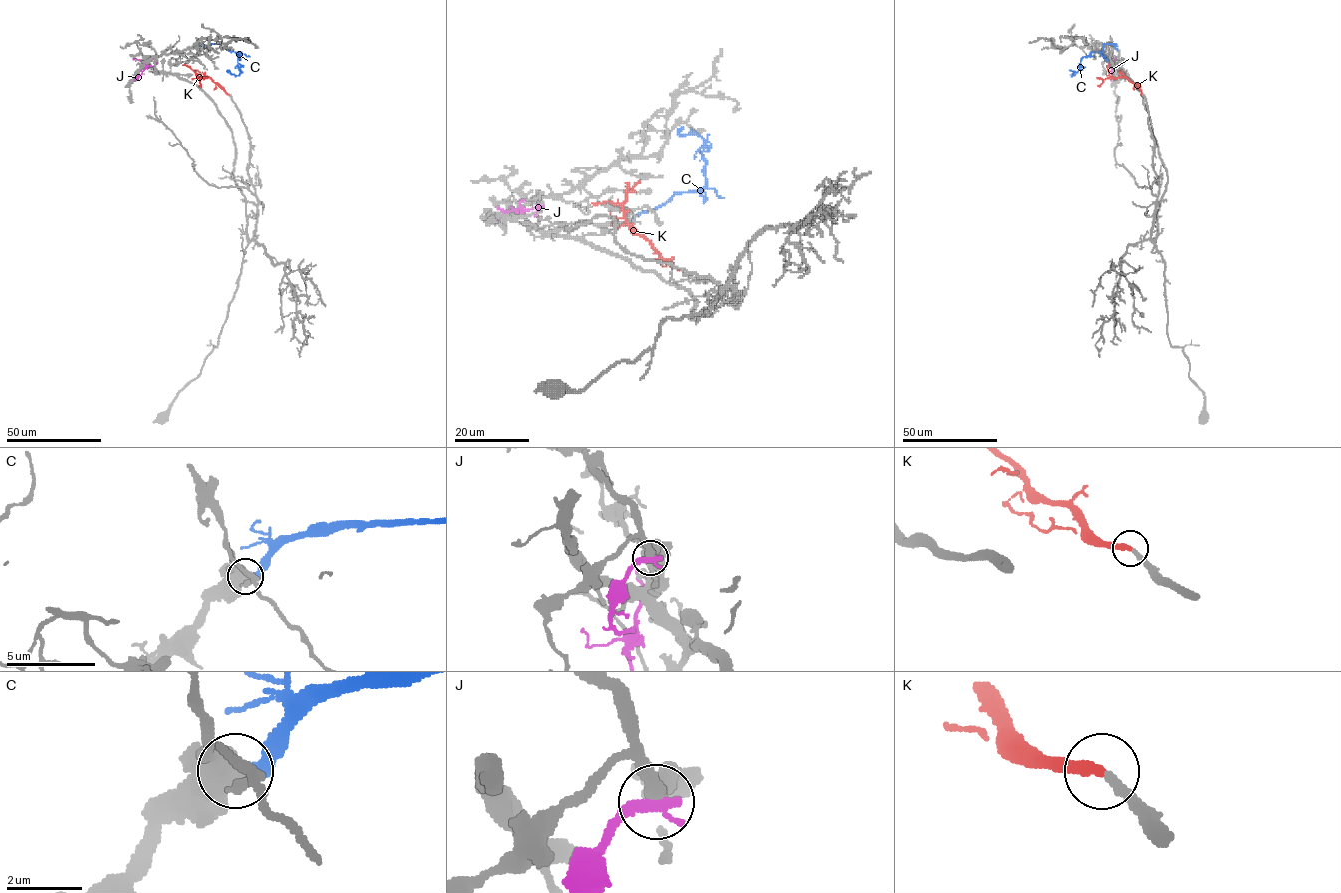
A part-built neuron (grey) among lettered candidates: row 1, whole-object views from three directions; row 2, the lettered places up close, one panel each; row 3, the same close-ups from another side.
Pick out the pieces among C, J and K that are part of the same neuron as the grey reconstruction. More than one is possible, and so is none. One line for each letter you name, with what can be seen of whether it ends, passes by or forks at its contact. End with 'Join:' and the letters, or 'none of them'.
K: it ends
Join: K

